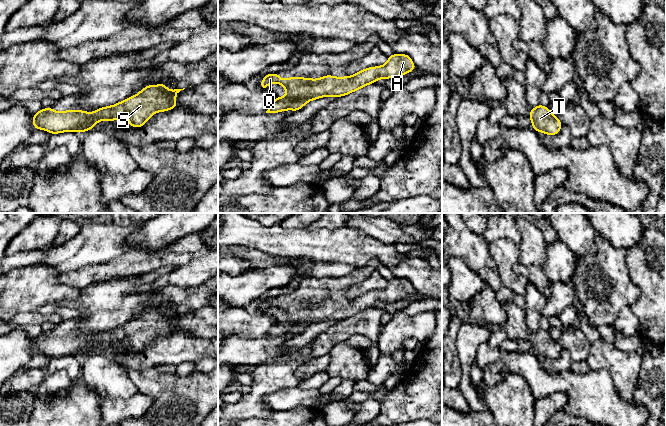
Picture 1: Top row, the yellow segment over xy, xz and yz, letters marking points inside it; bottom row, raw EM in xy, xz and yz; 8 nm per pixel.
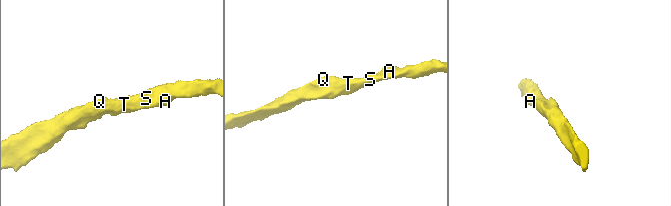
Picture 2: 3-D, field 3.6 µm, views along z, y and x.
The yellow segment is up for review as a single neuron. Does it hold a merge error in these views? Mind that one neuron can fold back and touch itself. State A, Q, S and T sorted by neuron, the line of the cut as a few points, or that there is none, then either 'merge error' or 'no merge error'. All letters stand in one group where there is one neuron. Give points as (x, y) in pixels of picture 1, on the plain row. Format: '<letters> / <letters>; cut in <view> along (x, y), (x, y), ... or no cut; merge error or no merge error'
A Q S T; no cut; no merge error

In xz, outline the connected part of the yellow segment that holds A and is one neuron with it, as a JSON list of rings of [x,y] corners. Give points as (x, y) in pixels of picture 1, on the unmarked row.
[[[393,278],[388,281],[388,285],[383,290],[369,291],[360,294],[358,297],[347,301],[334,301],[326,299],[319,303],[309,303],[300,301],[289,301],[283,304],[278,297],[267,298],[261,304],[262,315],[270,307],[282,309],[287,319],[277,321],[269,330],[266,337],[277,337],[288,333],[294,336],[301,333],[311,324],[332,320],[338,322],[350,318],[366,309],[375,307],[378,303],[395,302],[407,298],[417,291],[407,278]]]

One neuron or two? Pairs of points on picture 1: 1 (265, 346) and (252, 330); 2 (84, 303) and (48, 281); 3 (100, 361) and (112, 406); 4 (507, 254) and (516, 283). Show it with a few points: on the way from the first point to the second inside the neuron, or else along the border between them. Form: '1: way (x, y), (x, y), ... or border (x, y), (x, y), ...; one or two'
1: border (235, 335), (265, 337); two
2: border (82, 289), (76, 299), (64, 299), (54, 303); two
3: border (133, 394), (127, 398), (102, 399); two
4: way (507, 261), (507, 274), (509, 276); one

